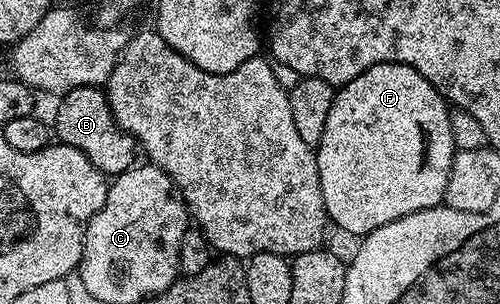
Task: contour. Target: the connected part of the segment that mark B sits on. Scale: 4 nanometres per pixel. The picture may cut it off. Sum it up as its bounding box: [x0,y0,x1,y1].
[55,86,135,176]

